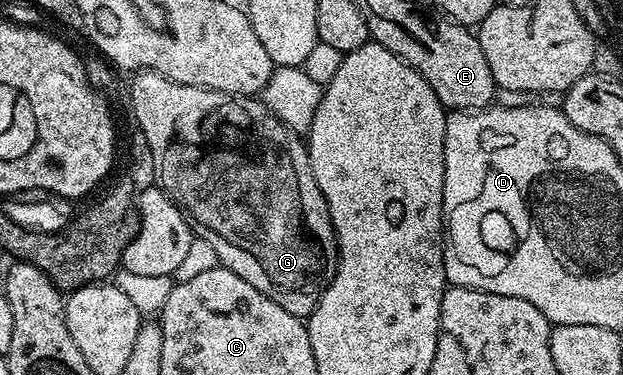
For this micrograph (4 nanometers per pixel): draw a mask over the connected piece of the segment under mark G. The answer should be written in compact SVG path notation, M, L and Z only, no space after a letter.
M140 71L134 76L131 83L129 96L133 113L136 114L137 125L145 133L145 141L149 141L153 153L153 165L155 166L156 184L174 199L183 214L187 216L188 223L193 225L193 231L198 238L209 241L213 249L217 249L217 257L220 264L228 267L241 281L249 281L253 289L265 293L285 313L293 313L297 318L306 320L315 312L315 306L319 304L319 296L335 276L335 266L339 264L339 246L335 240L335 230L329 217L329 209L321 189L317 185L317 177L313 177L311 158L307 156L306 142L294 131L289 130L278 117L272 113L258 98L246 95L230 95L224 91L214 91L208 87L194 87L173 81L168 75L162 75L156 71Z

